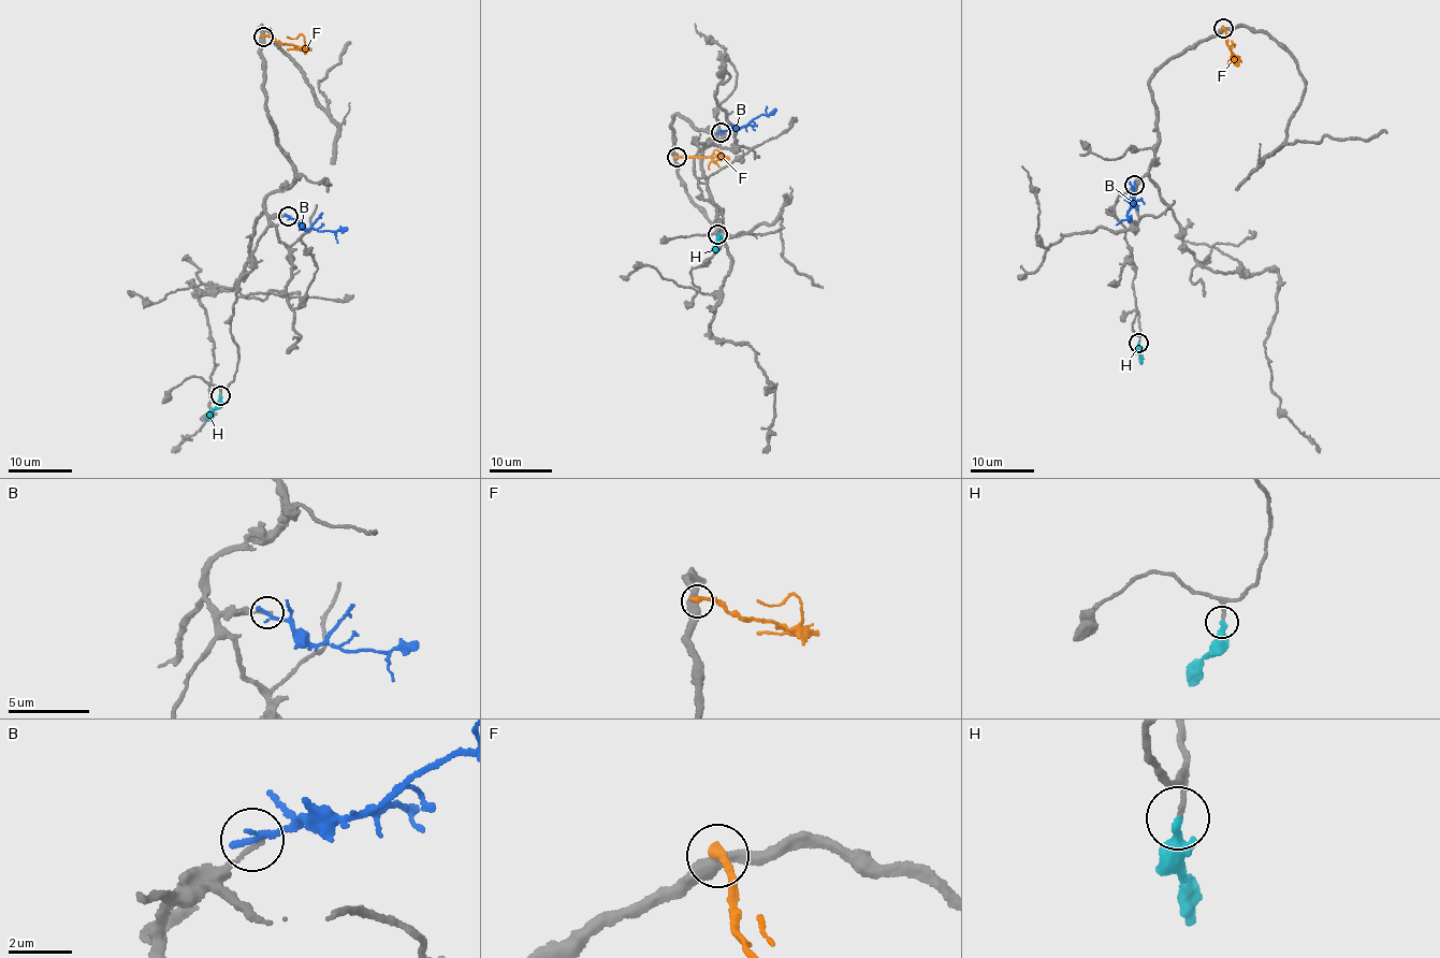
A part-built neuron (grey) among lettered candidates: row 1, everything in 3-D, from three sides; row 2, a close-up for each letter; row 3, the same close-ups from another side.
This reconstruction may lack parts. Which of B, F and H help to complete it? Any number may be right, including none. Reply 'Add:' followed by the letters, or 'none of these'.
Add: H

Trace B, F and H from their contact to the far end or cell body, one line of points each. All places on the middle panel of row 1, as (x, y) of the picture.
B: (721, 132), (747, 126), (761, 115), (772, 115), (775, 107)
F: (677, 156), (702, 158), (718, 154), (716, 149), (710, 156), (701, 156)
H: (717, 234), (721, 238), (715, 251)

